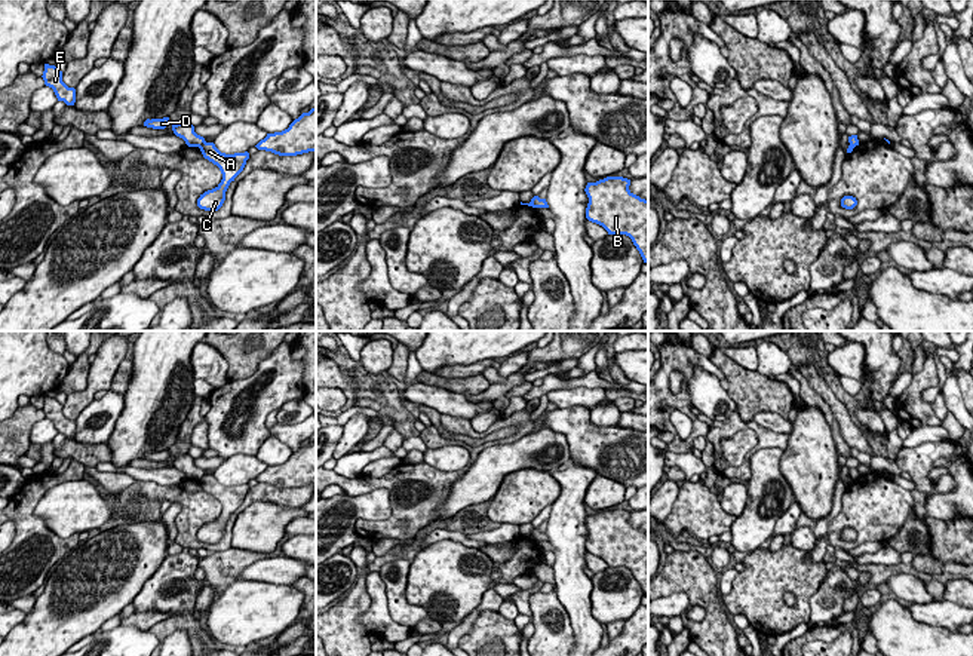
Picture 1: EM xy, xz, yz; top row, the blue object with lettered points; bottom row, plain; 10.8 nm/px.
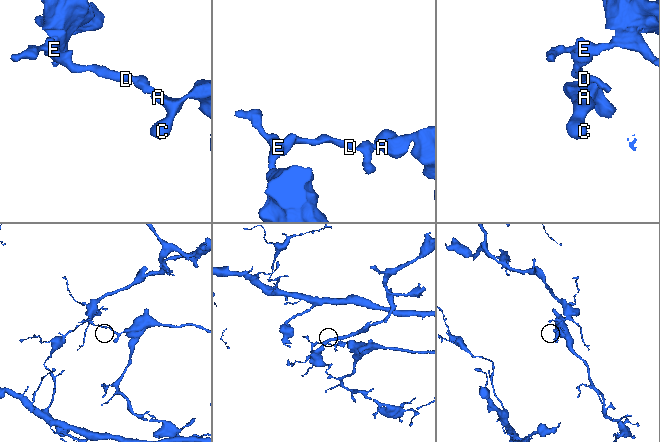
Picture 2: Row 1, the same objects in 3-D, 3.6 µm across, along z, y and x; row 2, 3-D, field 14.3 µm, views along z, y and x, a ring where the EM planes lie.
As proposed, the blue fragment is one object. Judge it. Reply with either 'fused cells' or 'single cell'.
fused cells

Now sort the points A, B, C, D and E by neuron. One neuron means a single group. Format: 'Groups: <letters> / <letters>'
Groups: A B C / D E

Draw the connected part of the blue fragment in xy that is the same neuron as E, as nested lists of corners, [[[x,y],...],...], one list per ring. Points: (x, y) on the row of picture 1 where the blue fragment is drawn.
[[[44,64],[43,71],[44,85],[52,88],[58,101],[64,101],[67,105],[74,105],[76,102],[76,89],[68,88],[62,82],[62,71],[59,71],[55,65]]]

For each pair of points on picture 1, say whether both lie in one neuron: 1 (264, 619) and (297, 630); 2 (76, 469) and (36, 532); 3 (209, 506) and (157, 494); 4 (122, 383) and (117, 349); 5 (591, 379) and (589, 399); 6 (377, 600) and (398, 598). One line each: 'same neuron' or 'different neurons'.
1: different neurons
2: same neuron
3: same neuron
4: different neurons
5: different neurons
6: different neurons

